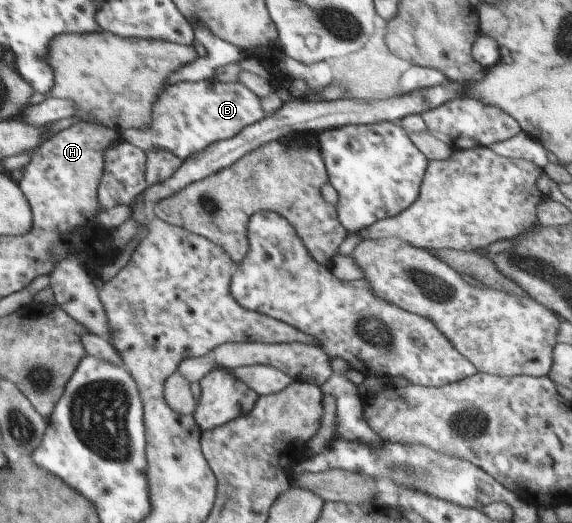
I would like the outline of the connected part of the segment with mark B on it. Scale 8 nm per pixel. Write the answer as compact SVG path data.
M211 78L196 82L179 81L164 86L151 112L151 123L143 130L122 130L120 138L141 150L168 150L181 160L202 151L209 143L227 140L243 127L264 117L261 99L237 82L223 83Z

